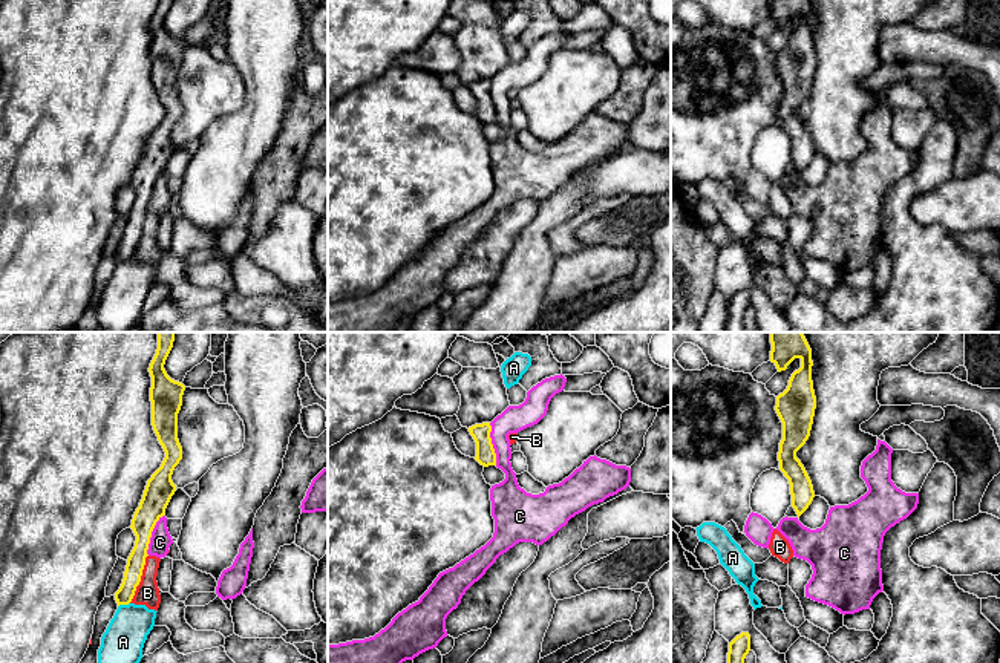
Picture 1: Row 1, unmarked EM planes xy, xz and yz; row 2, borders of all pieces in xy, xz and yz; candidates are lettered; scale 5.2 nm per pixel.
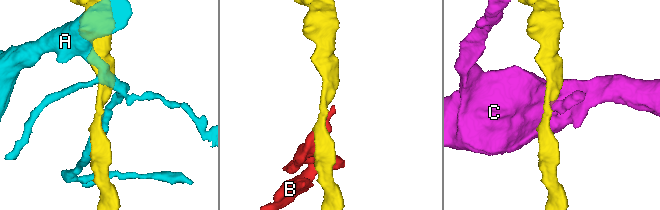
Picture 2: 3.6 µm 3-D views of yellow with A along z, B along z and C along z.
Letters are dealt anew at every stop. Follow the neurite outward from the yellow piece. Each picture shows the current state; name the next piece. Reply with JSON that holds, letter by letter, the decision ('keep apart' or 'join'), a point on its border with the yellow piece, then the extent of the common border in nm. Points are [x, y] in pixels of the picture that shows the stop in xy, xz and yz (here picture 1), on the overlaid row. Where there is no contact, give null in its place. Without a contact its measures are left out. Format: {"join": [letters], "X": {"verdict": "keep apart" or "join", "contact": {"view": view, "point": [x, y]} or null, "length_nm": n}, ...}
{"join": [], "A": {"verdict": "keep apart", "contact": {"view": "xy", "point": [123, 604]}, "length_nm": 70}, "B": {"verdict": "keep apart", "contact": {"view": "xy", "point": [140, 579]}, "length_nm": 280}, "C": {"verdict": "keep apart", "contact": {"view": "xz", "point": [492, 444]}, "length_nm": 220}}

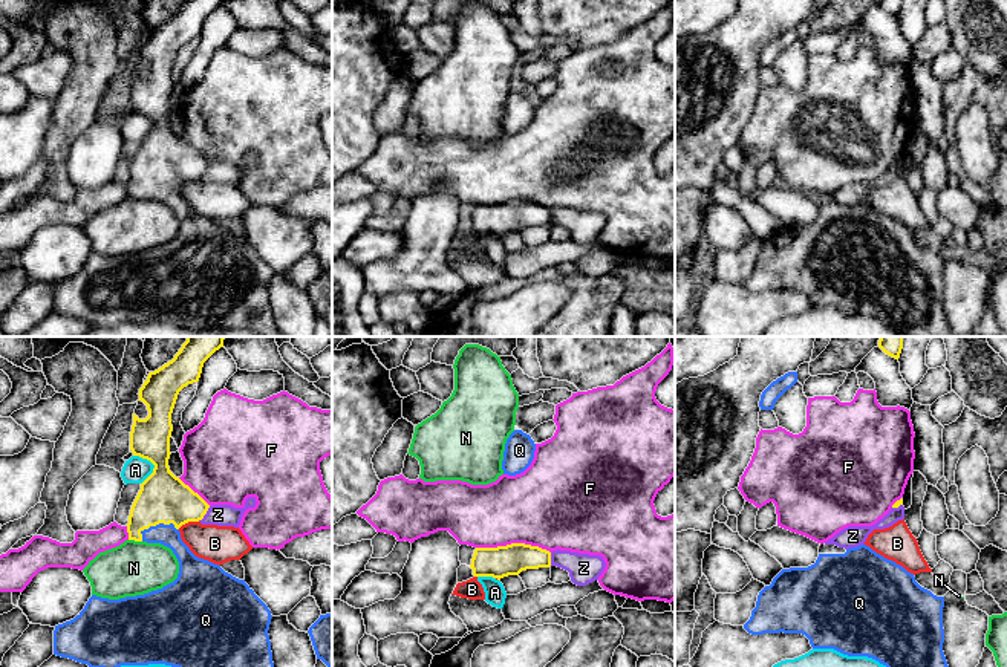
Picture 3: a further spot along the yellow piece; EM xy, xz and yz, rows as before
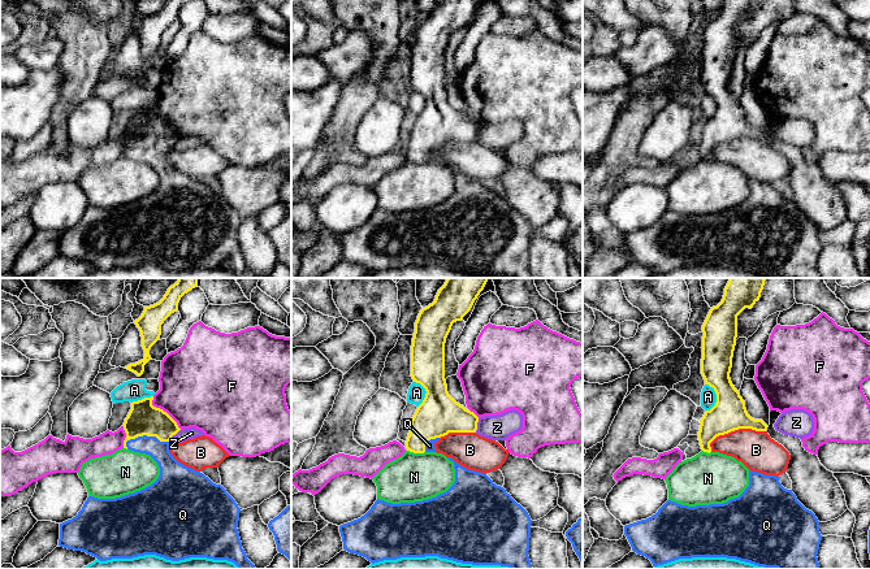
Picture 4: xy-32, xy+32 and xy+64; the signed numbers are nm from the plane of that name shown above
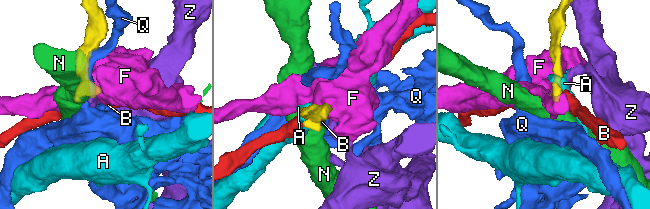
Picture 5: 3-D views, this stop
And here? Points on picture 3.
{"join": ["Q"], "A": {"verdict": "keep apart", "contact": {"view": "xy", "point": [153, 464]}, "length_nm": 170}, "B": {"verdict": "keep apart", "contact": {"view": "xy", "point": [187, 522]}, "length_nm": 120}, "F": {"verdict": "keep apart", "contact": {"view": "xz", "point": [513, 543]}, "length_nm": 400}, "N": {"verdict": "keep apart", "contact": {"view": "xy", "point": [135, 540]}, "length_nm": 70}, "Q": {"verdict": "join", "contact": {"view": "xy", "point": [158, 523]}, "length_nm": 220}, "Z": {"verdict": "keep apart", "contact": {"view": "xy", "point": [205, 513]}, "length_nm": 100}}

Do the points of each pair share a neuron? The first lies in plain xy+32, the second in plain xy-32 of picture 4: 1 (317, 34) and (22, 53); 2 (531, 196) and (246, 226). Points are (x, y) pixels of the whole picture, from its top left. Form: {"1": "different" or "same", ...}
{"1": "different", "2": "different"}

